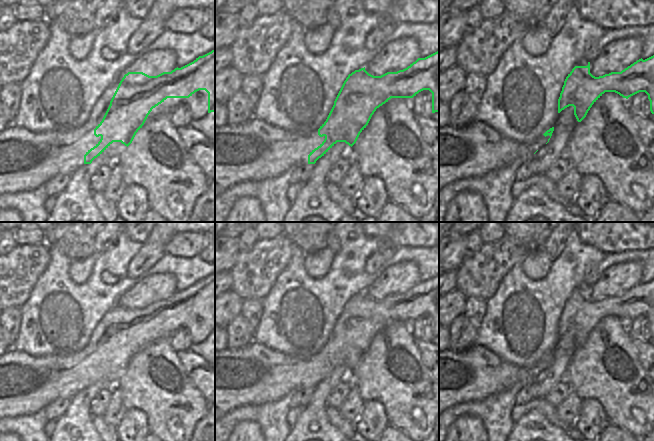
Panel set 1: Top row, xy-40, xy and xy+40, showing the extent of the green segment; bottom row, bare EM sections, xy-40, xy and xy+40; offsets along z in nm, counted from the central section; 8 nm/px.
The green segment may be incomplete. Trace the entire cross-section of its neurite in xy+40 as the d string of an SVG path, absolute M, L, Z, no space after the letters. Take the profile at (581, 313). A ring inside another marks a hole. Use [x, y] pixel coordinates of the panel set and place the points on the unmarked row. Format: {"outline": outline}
{"outline": "M654 279L637 284L621 296L599 301L590 297L590 286L587 290L575 290L564 305L558 323L558 337L573 330L575 341L581 346L605 316L615 316L626 323L645 316L650 325L650 335L654 338Z"}

